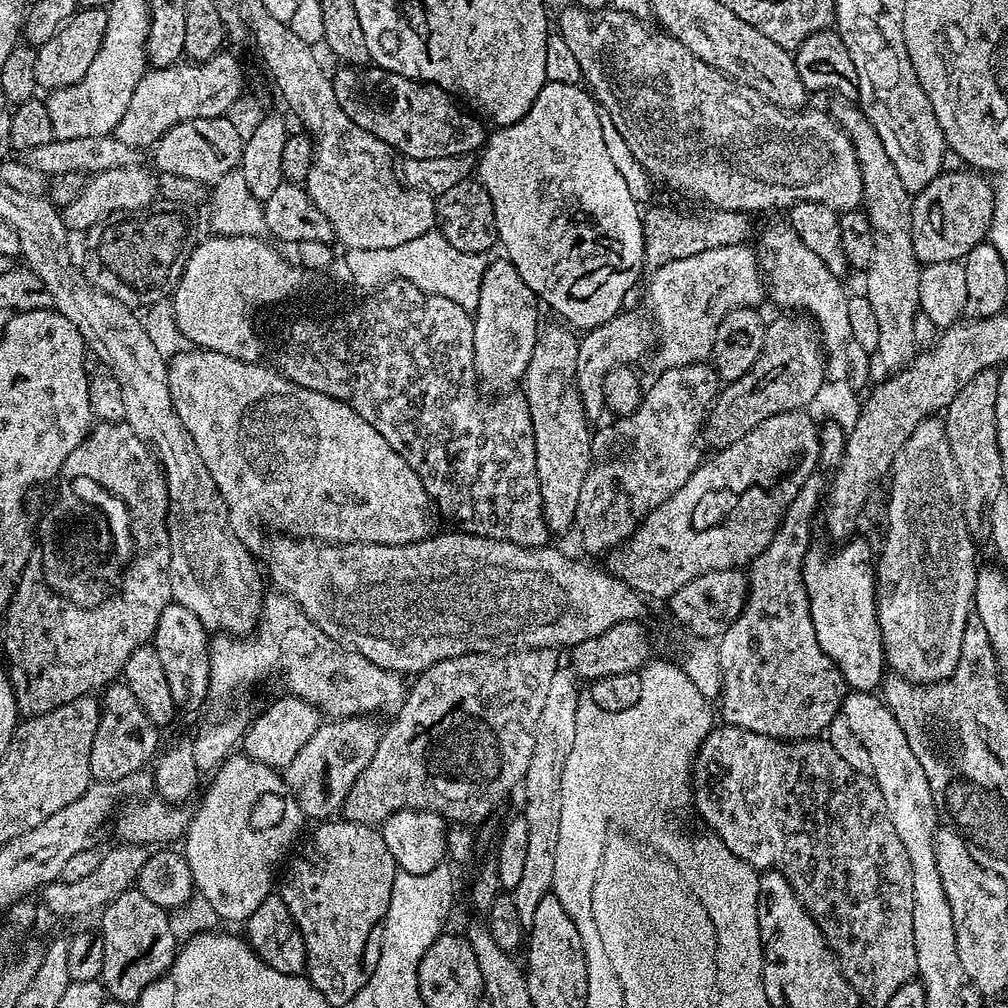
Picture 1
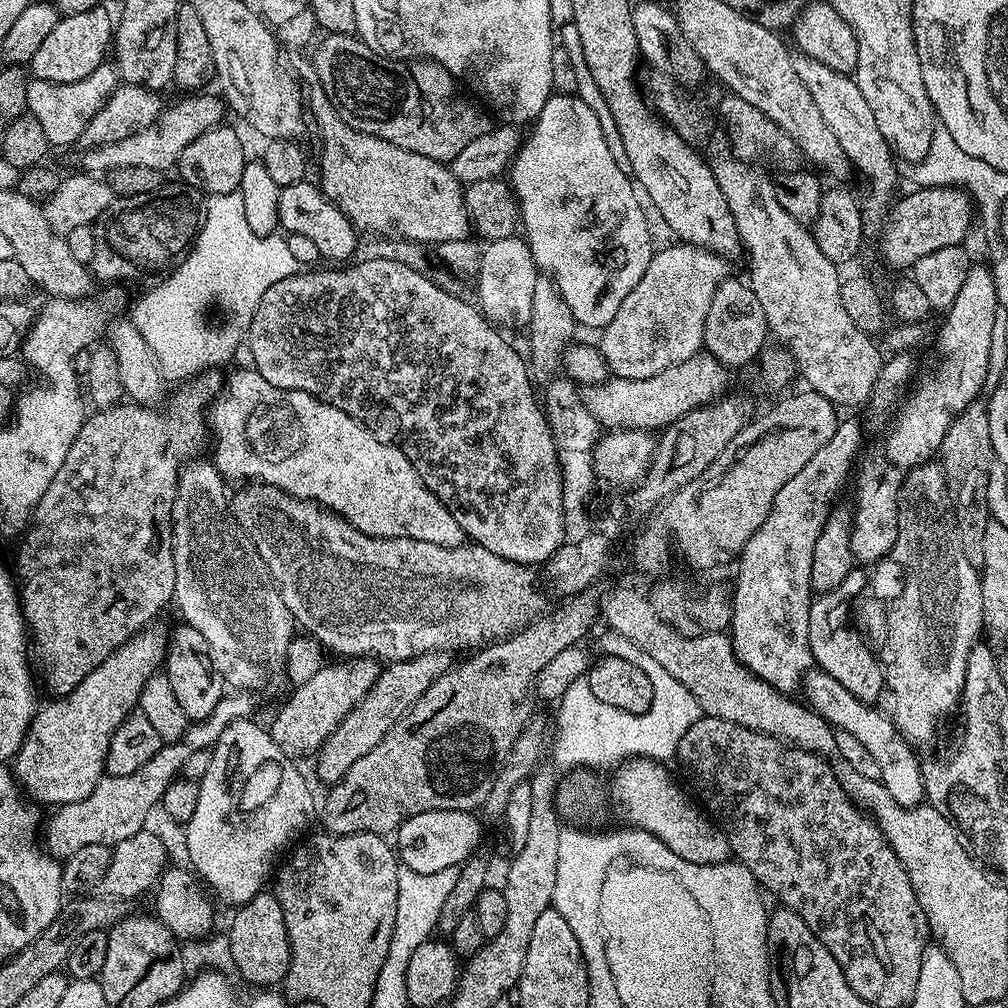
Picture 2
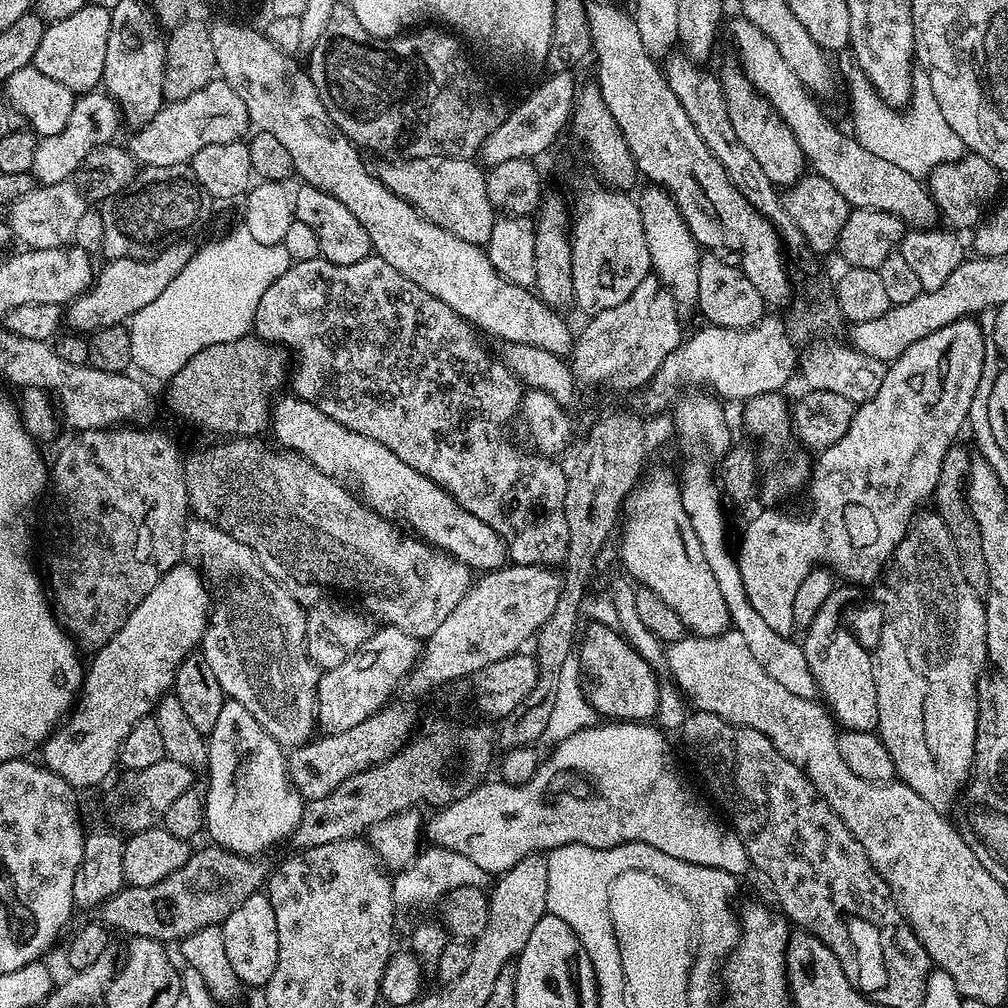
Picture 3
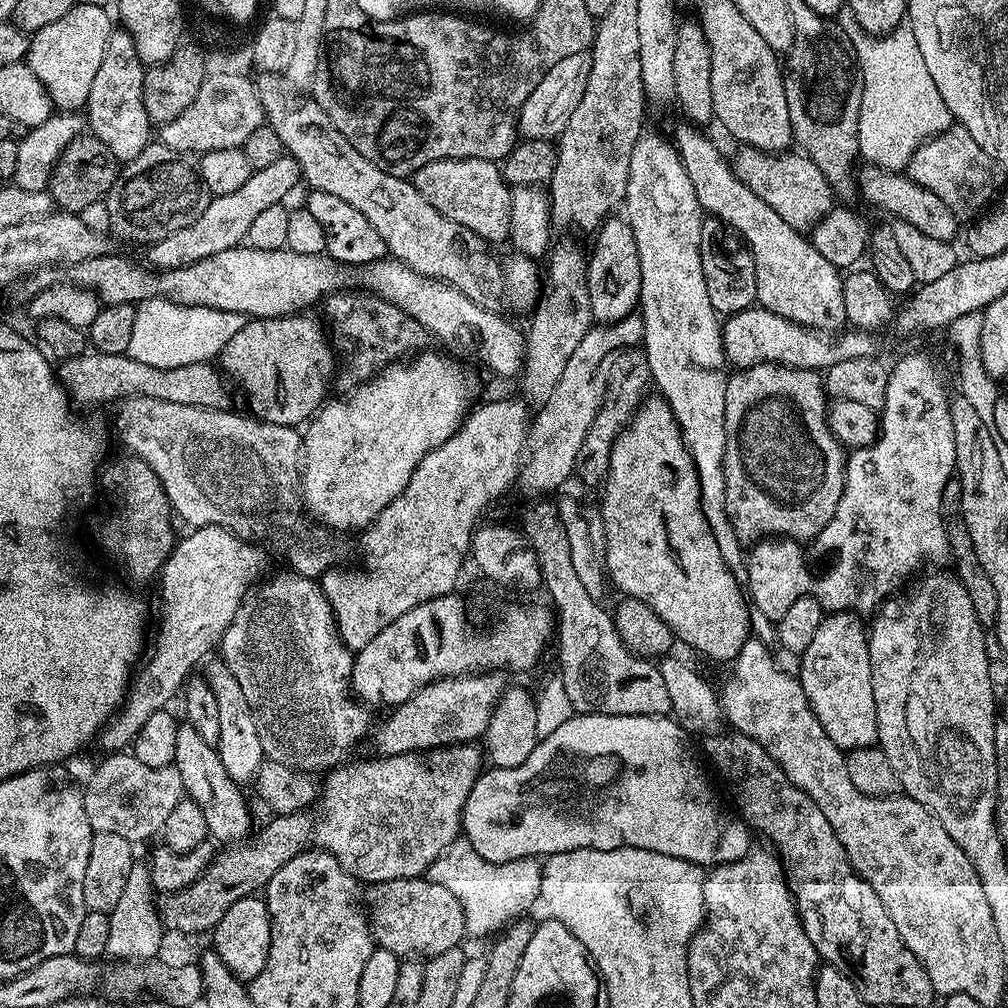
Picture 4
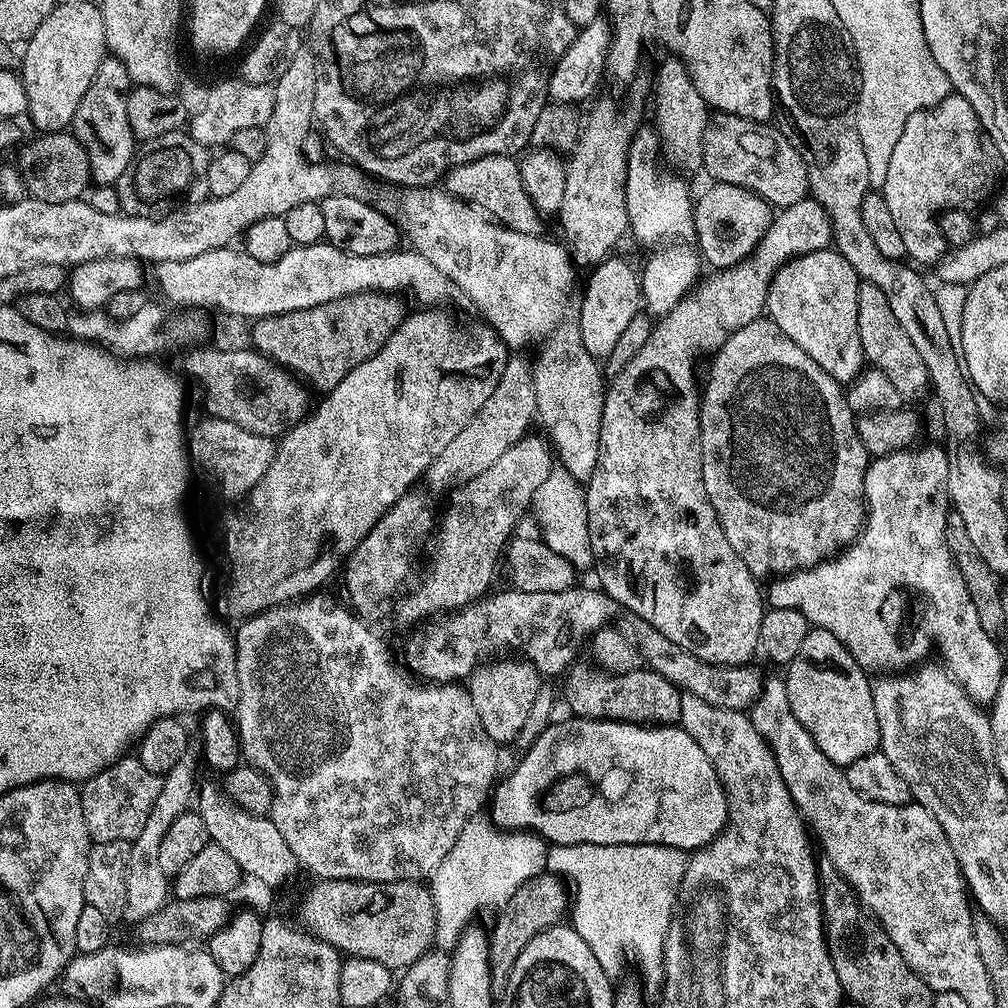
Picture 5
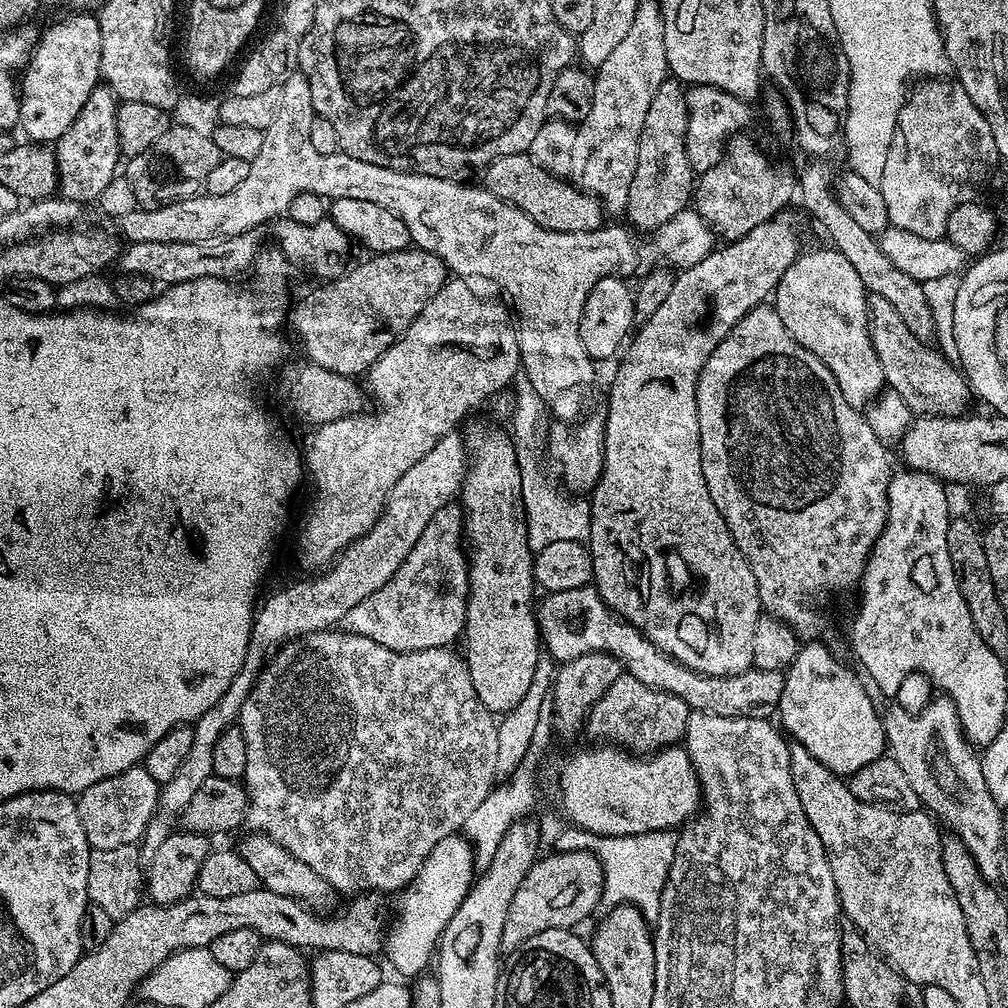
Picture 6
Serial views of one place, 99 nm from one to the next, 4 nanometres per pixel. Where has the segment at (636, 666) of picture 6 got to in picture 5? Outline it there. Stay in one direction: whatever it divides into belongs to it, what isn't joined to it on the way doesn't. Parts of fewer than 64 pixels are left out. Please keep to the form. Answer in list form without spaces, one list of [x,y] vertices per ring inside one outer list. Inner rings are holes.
[[[573,586],[561,592],[543,592],[542,594],[515,590],[493,591],[457,611],[437,614],[427,622],[421,623],[415,629],[417,632],[405,642],[404,660],[408,663],[407,671],[424,682],[437,684],[464,682],[476,671],[481,662],[487,661],[493,654],[519,654],[538,669],[541,677],[548,678],[548,676],[556,675],[559,677],[567,673],[577,659],[576,647],[583,640],[585,643],[589,634],[611,625],[615,621],[612,619],[615,618],[616,612],[618,613],[616,601],[608,597],[603,590],[597,590],[595,587],[594,589],[580,587]],[[629,615],[627,617],[632,626],[630,631],[631,639],[640,650],[640,659],[651,671],[662,674],[671,684],[676,685],[681,692],[689,692],[697,698],[702,698],[702,702],[710,702],[710,706],[718,706],[722,710],[734,710],[735,712],[744,712],[751,709],[752,703],[758,698],[762,676],[752,669],[748,664],[739,664],[738,666],[726,666],[725,664],[711,664],[670,642],[650,622],[642,618]]]

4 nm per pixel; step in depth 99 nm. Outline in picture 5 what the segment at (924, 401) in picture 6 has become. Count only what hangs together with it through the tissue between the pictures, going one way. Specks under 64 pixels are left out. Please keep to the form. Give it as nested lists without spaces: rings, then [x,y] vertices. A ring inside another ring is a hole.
[[[861,283],[858,290],[858,338],[862,338],[865,361],[890,378],[901,398],[905,401],[920,400],[929,395],[926,366],[922,366],[922,358],[918,350],[914,350],[914,342],[910,342],[910,338],[906,338],[906,330],[898,326],[898,318],[894,318],[890,302],[886,302],[886,294],[882,294],[882,290],[873,284]]]

